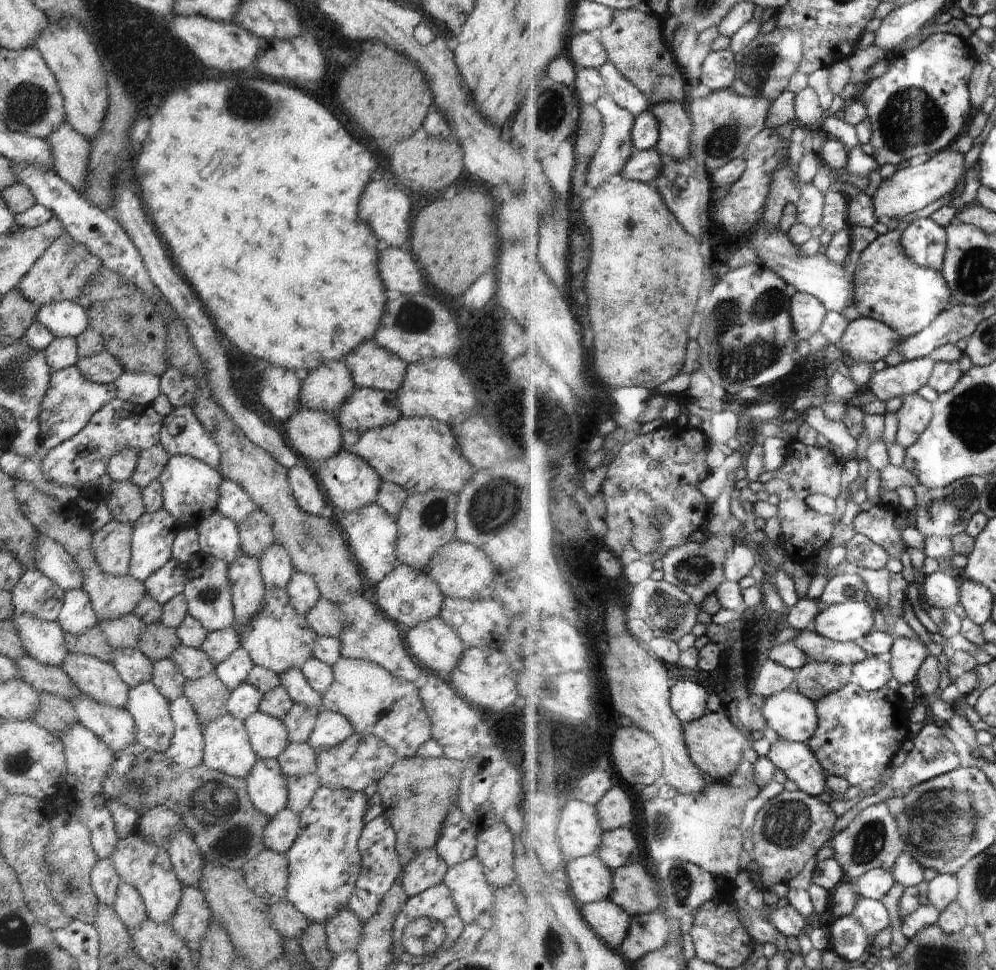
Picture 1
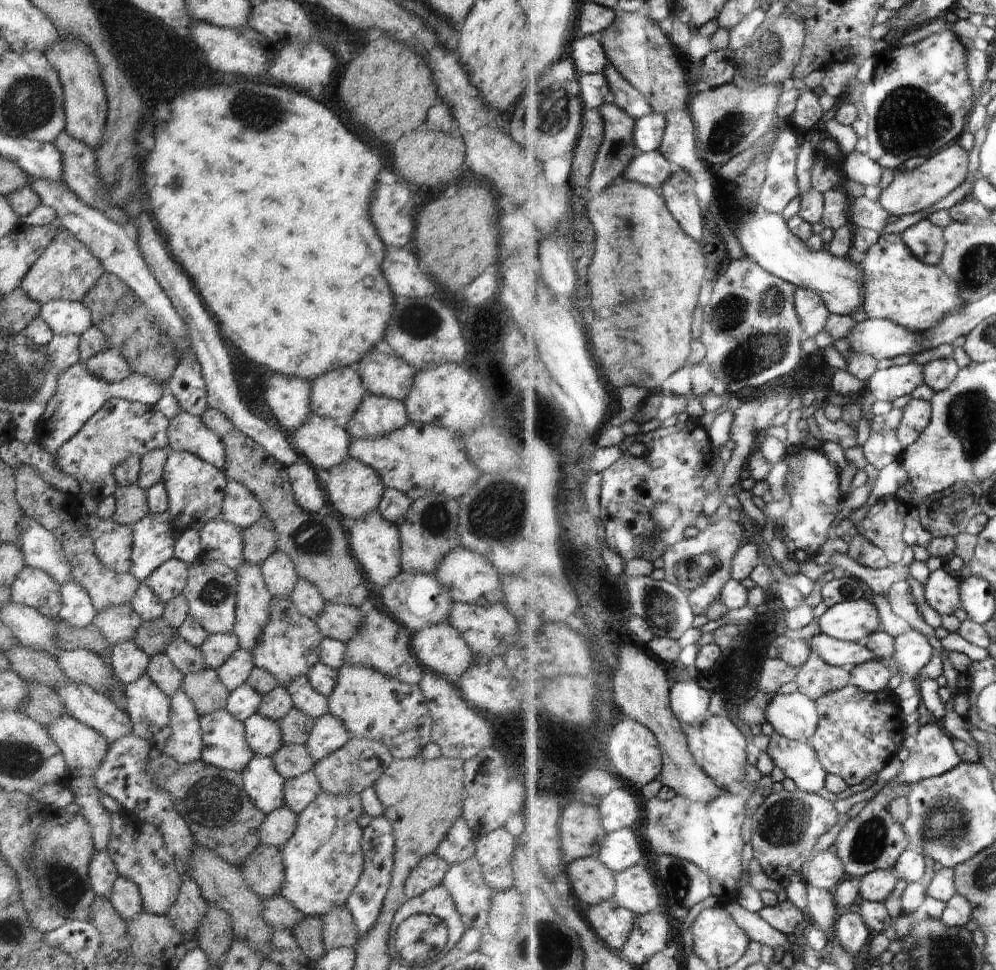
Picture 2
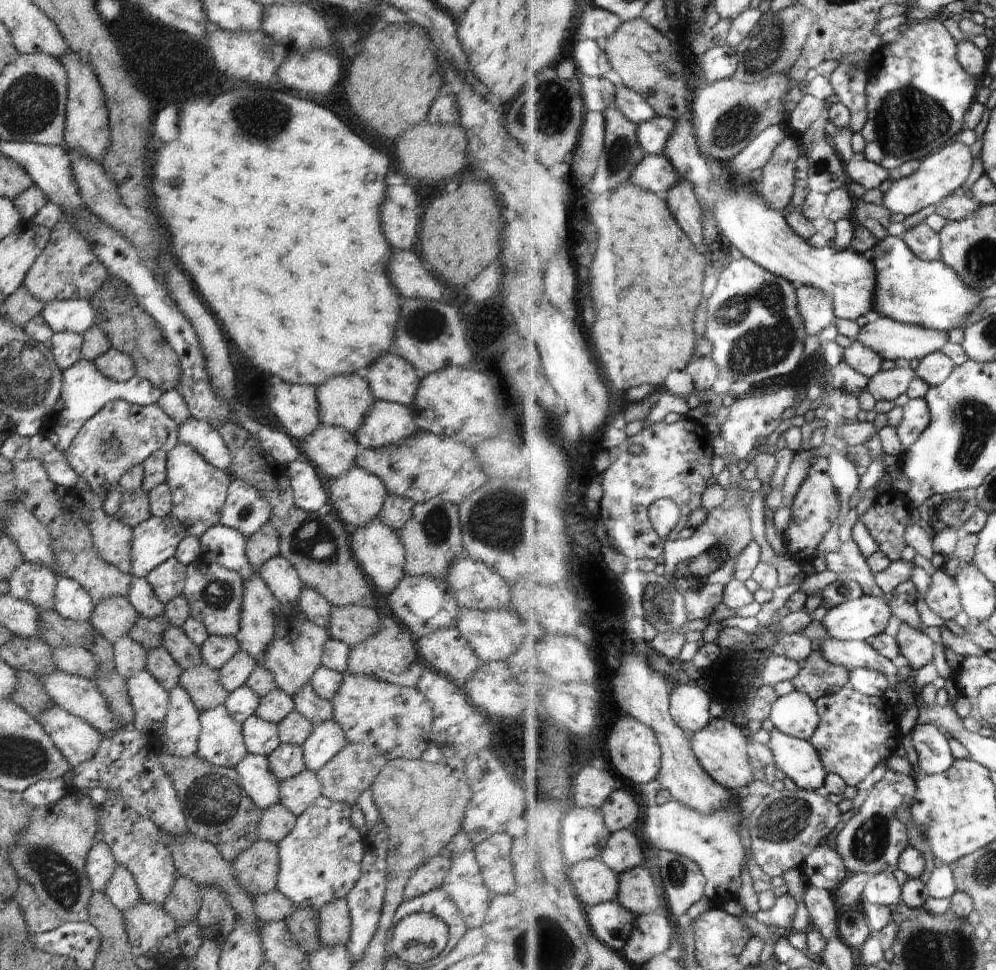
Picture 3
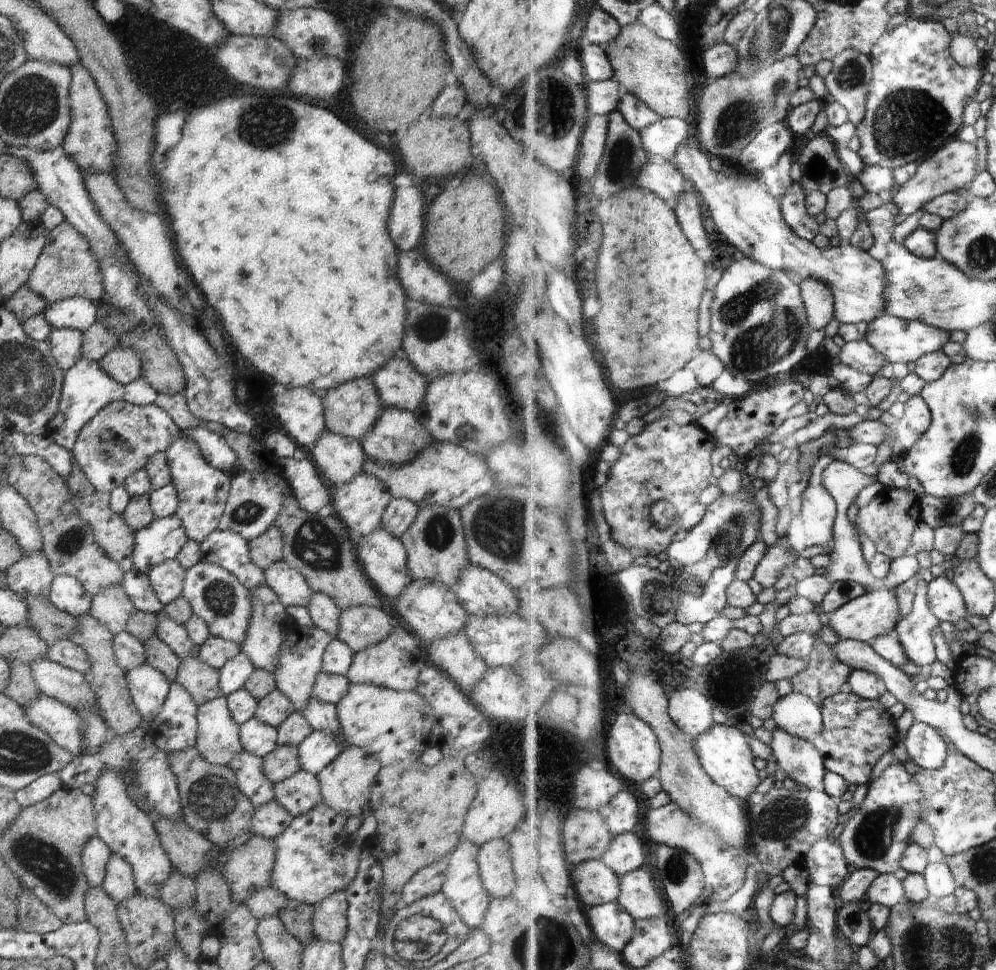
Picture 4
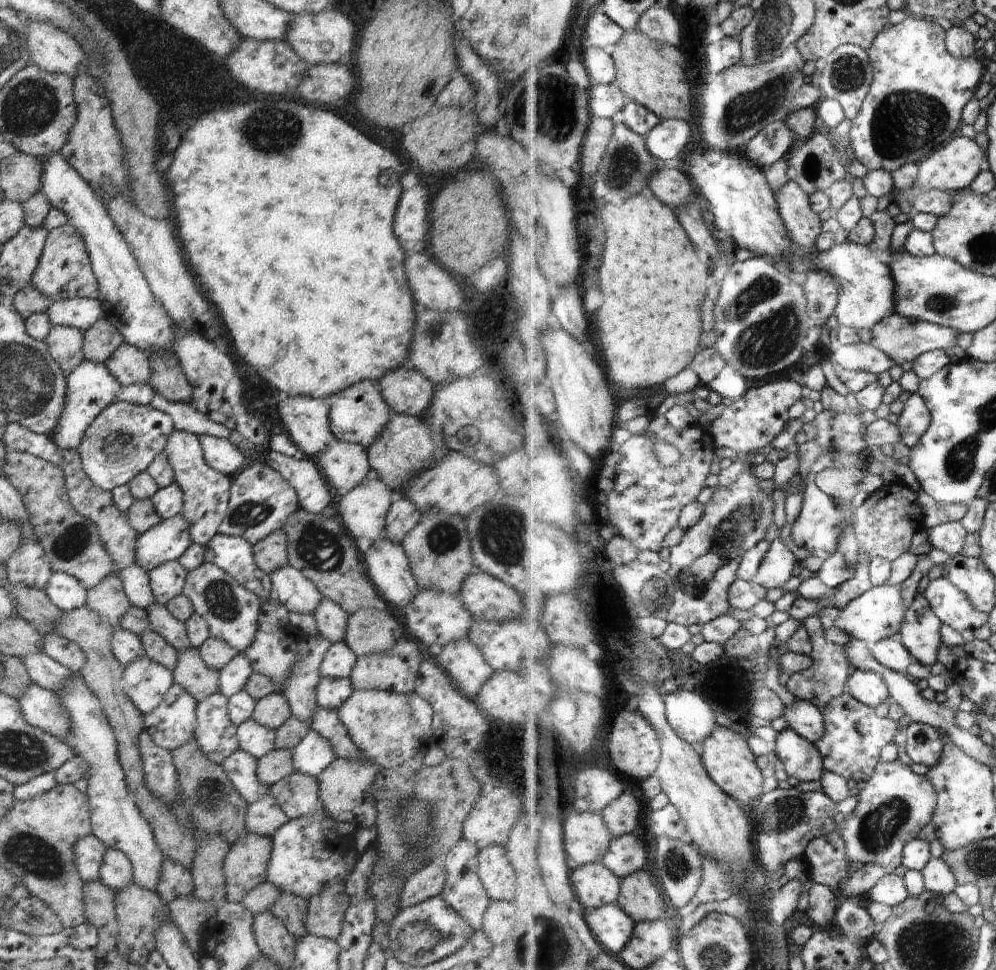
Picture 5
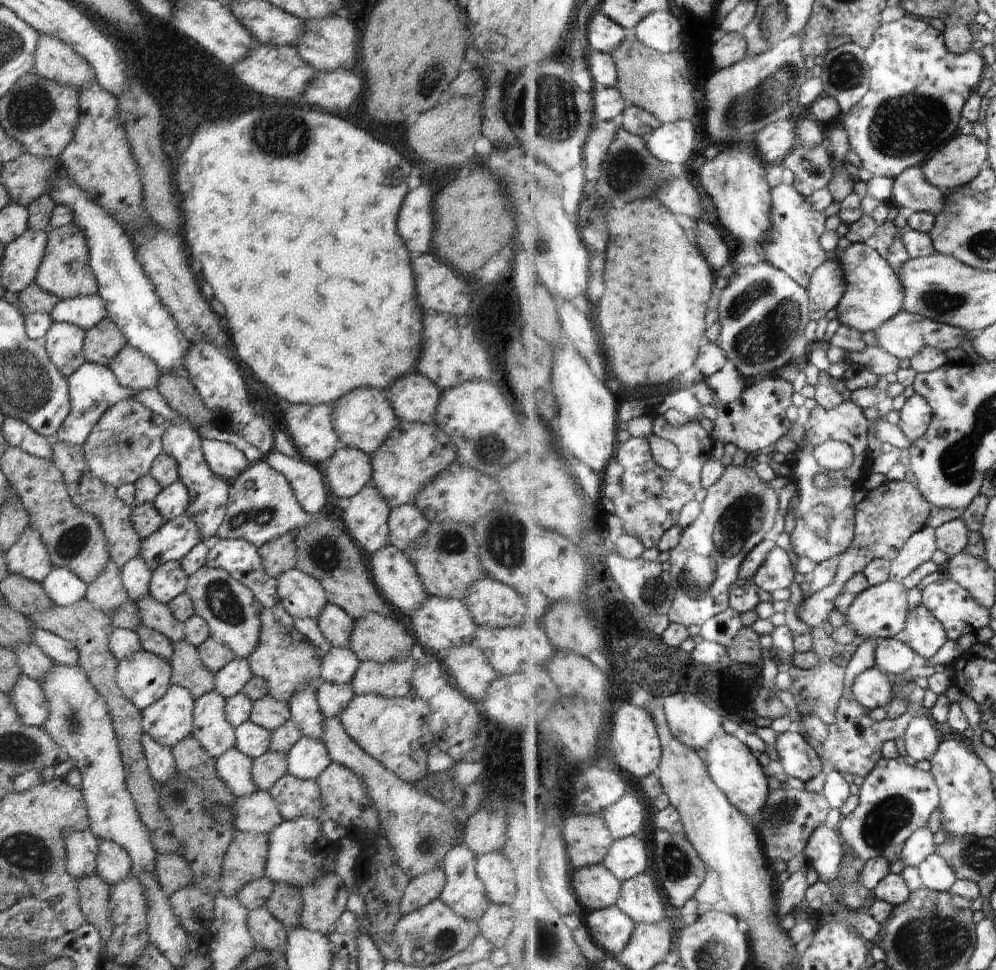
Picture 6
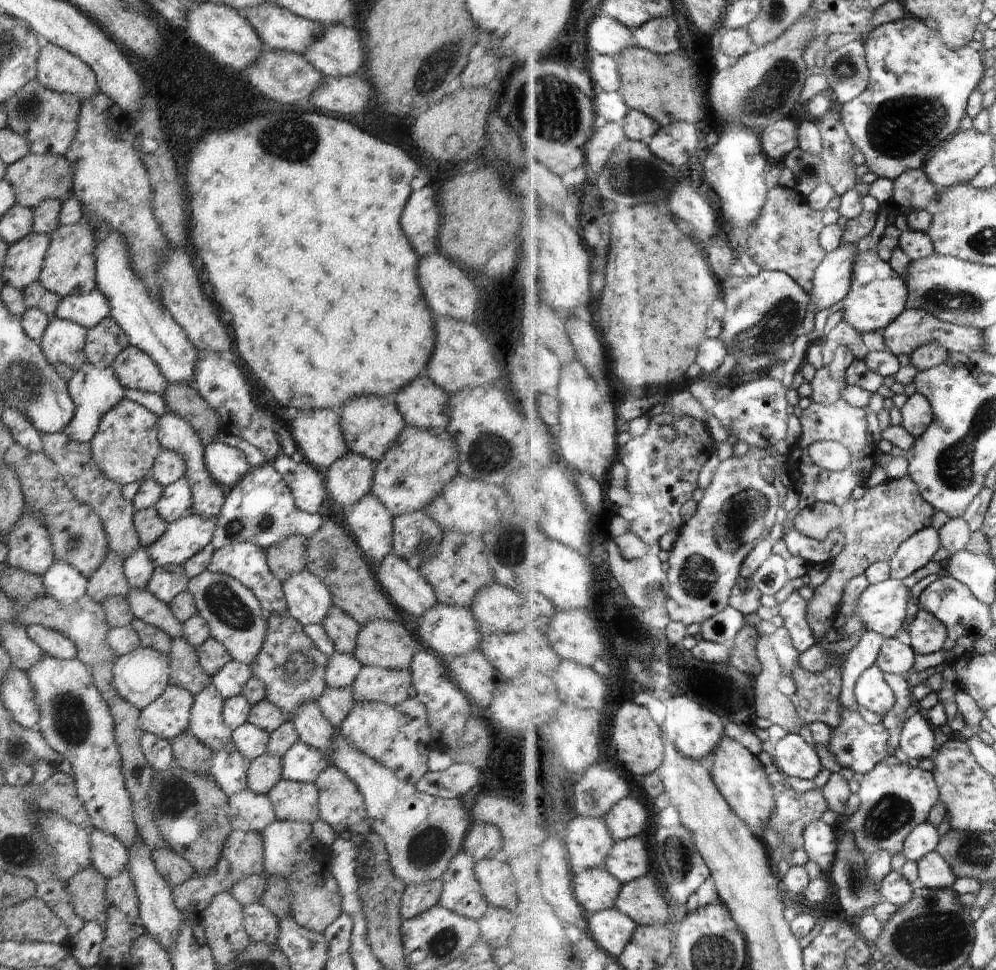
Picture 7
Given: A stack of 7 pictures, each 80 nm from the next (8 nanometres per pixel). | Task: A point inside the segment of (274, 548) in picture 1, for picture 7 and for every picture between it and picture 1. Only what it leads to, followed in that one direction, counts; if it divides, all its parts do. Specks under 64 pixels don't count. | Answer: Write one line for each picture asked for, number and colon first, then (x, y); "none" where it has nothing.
2: (279, 572)
3: (282, 578)
4: (291, 587)
5: (297, 593)
6: (300, 594)
7: (308, 599)

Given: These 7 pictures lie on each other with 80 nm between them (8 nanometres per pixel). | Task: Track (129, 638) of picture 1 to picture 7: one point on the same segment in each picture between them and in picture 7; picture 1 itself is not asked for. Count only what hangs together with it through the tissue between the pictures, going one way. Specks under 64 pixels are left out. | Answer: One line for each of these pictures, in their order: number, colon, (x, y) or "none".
2: (119, 624)
3: (114, 617)
4: (111, 607)
5: (108, 599)
6: (107, 592)
7: (109, 580)

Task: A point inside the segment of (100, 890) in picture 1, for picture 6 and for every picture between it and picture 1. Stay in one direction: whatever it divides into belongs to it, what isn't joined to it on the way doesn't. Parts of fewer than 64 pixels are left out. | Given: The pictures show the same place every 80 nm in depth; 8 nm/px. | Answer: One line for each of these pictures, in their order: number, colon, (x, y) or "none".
2: (102, 871)
3: (100, 863)
4: (95, 855)
5: (89, 851)
6: (81, 847)

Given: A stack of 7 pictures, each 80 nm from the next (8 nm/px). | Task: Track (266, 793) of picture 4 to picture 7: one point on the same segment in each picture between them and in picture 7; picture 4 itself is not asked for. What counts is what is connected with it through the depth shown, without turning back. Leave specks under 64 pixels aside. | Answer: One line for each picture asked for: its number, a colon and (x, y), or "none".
5: (240, 767)
6: (234, 767)
7: (229, 768)

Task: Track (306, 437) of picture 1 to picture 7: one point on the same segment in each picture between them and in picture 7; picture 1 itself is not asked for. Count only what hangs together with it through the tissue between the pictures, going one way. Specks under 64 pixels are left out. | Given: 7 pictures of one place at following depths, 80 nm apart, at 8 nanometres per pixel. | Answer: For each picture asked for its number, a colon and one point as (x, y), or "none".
2: (321, 441)
3: (332, 450)
4: (340, 458)
5: (344, 465)
6: (348, 470)
7: (348, 479)

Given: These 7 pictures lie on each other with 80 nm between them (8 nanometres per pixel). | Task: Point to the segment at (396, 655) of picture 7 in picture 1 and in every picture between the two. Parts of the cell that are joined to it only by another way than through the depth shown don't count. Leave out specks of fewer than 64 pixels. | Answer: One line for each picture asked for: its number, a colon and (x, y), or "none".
1: (324, 617)
2: (335, 621)
3: (351, 624)
4: (359, 627)
5: (369, 631)
6: (376, 637)

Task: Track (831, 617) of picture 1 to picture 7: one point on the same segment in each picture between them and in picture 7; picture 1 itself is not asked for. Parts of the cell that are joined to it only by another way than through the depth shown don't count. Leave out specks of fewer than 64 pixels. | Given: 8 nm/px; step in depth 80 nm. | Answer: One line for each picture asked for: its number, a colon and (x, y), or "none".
2: (856, 620)
3: (861, 619)
4: (871, 616)
5: (878, 614)
6: (881, 612)
7: (883, 607)

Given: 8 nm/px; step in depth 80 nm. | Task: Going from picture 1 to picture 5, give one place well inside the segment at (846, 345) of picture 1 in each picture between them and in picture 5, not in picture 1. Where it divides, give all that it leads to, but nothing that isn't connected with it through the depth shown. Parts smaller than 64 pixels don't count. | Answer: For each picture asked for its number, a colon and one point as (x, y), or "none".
2: (881, 337)
3: (894, 340)
4: (901, 340)
5: (904, 339)

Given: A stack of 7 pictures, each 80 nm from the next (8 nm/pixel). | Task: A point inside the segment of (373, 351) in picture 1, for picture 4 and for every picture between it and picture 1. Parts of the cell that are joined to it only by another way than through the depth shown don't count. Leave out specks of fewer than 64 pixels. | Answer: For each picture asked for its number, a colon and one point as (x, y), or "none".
2: (383, 374)
3: (391, 378)
4: (398, 384)

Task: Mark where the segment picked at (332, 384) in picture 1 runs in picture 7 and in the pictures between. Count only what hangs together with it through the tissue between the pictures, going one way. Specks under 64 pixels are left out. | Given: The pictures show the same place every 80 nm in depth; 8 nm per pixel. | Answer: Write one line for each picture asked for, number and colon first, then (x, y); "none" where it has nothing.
2: (335, 394)
3: (344, 400)
4: (350, 408)
5: (357, 414)
6: (362, 418)
7: (370, 425)

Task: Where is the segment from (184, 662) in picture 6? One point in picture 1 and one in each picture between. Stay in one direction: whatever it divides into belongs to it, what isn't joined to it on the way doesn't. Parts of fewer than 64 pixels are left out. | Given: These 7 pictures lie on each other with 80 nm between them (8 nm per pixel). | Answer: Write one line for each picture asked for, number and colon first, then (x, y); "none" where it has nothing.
1: (209, 695)
2: (207, 693)
3: (202, 683)
4: (202, 681)
5: (201, 681)

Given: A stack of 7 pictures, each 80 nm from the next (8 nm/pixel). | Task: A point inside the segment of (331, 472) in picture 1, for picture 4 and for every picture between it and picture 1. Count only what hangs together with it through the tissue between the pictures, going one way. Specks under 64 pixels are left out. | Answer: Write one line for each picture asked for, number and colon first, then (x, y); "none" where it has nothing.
2: (354, 489)
3: (356, 497)
4: (359, 504)

